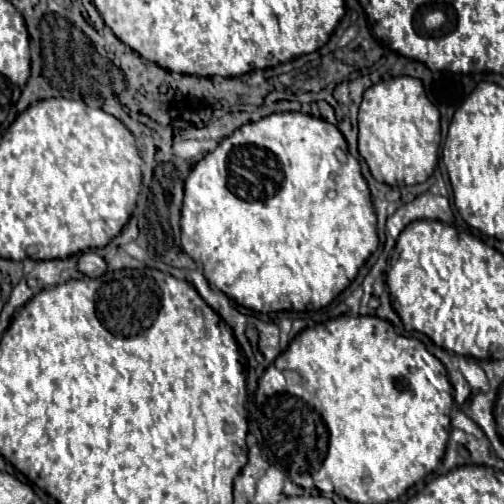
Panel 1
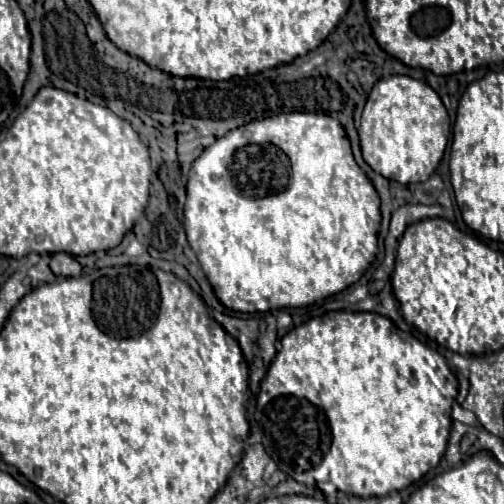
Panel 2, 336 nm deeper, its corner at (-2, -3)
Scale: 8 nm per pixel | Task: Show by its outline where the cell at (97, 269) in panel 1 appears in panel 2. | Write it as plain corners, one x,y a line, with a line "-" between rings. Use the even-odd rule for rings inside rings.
53,254
51,256
51,262
49,262
49,268
51,272
57,276
57,278
67,278
67,276
81,276
81,264
69,256
69,254

